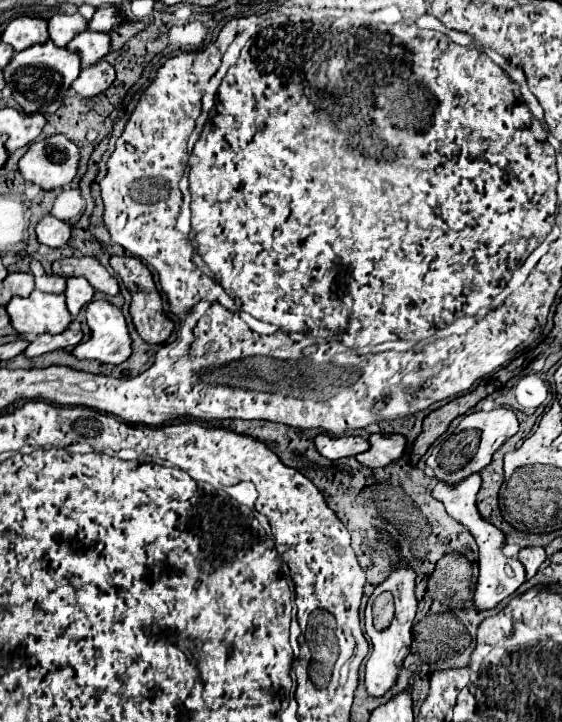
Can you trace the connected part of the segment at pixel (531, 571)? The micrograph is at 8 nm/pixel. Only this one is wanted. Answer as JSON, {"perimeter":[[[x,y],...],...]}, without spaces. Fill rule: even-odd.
{"perimeter":[[[522,548],[518,552],[518,560],[526,568],[526,580],[530,580],[532,576],[536,576],[536,572],[540,570],[540,564],[546,560],[546,552],[544,548]]]}

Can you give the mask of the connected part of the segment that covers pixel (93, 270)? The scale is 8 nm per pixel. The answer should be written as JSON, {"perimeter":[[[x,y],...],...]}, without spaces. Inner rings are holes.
{"perimeter":[[[70,256],[56,260],[52,264],[54,274],[60,276],[84,276],[96,290],[116,296],[118,294],[118,282],[116,278],[92,256]]]}

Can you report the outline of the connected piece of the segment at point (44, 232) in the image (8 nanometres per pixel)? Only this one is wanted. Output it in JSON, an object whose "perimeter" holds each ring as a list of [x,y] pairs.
{"perimeter":[[[48,214],[36,224],[36,236],[38,236],[40,244],[52,246],[52,248],[62,248],[68,244],[68,238],[70,238],[70,224]]]}

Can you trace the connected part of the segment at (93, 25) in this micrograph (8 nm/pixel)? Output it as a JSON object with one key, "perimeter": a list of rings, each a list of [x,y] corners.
{"perimeter":[[[106,6],[106,8],[98,8],[94,18],[90,20],[88,28],[96,30],[96,32],[110,32],[114,30],[120,22],[126,22],[126,14],[122,12],[118,16],[118,8],[116,6]]]}

